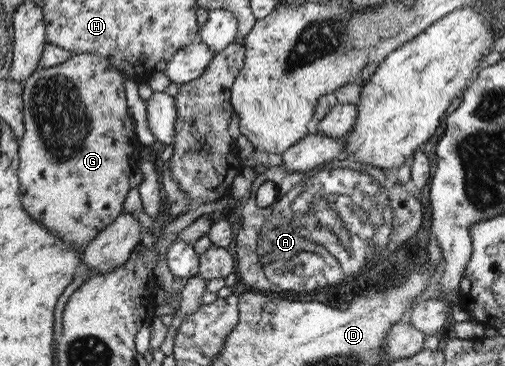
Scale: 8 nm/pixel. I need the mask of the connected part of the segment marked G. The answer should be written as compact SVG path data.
M79 53L68 55L62 63L55 66L33 71L22 83L24 133L18 140L19 166L17 167L17 178L19 178L19 186L21 186L21 204L23 204L23 210L29 214L29 218L43 224L47 230L53 231L61 242L69 244L75 250L85 249L85 246L100 230L111 224L117 216L123 214L123 201L130 190L128 179L132 174L133 163L141 150L141 144L133 132L133 119L127 111L122 77L122 73L103 56Z

